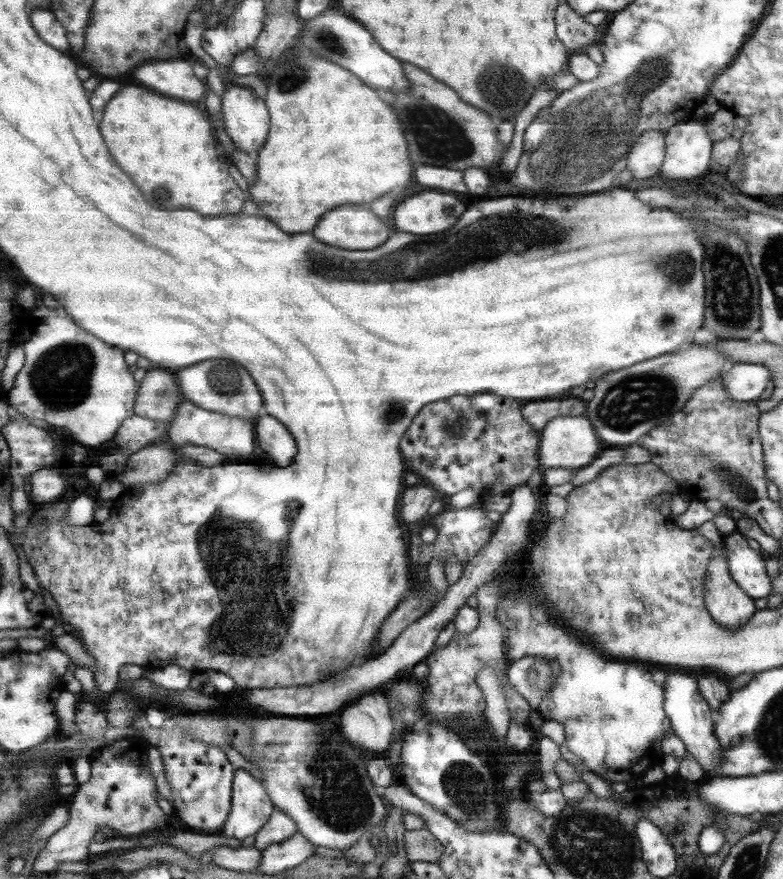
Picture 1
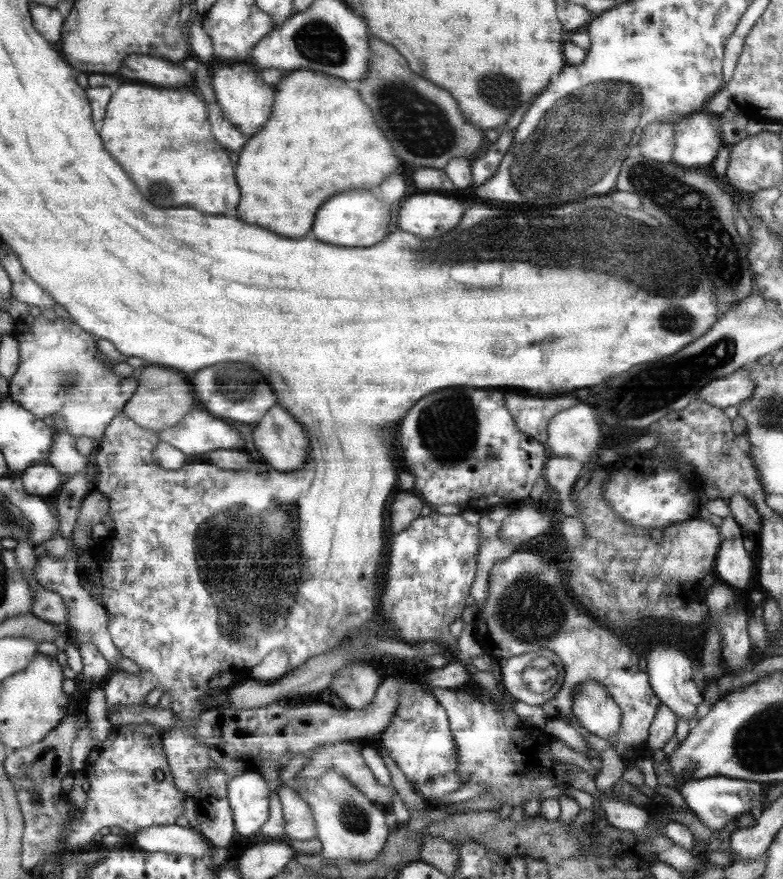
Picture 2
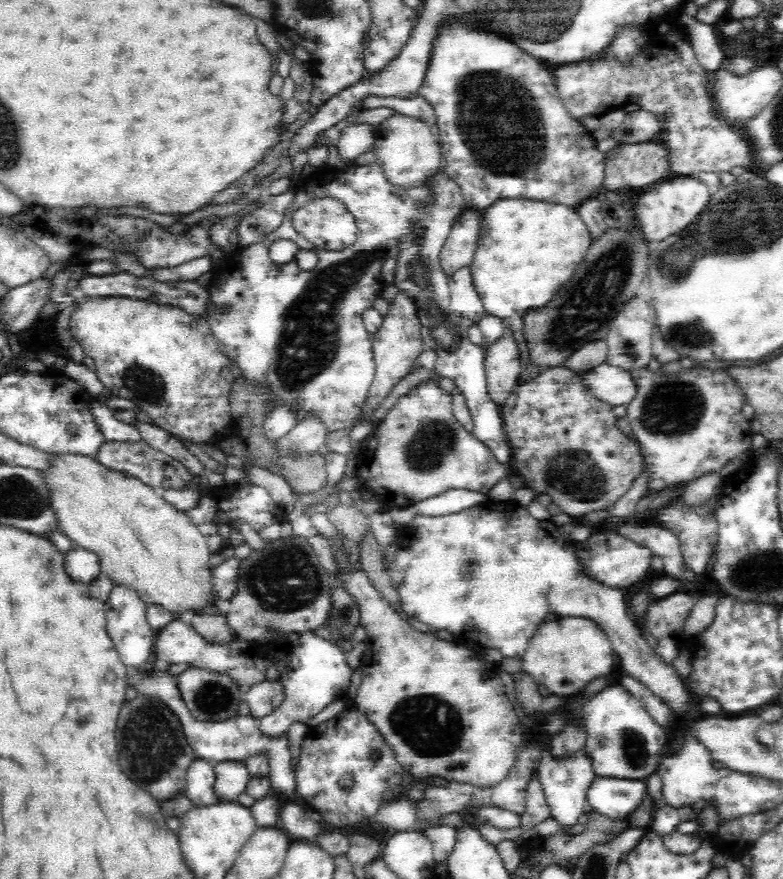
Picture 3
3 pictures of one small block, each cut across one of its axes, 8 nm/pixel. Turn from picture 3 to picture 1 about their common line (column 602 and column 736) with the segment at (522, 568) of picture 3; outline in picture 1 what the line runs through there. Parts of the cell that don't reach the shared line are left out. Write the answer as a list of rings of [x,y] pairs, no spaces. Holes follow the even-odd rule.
[[[714,548],[714,557],[710,560],[705,603],[709,606],[710,616],[726,630],[746,627],[748,620],[753,619],[752,614],[756,614],[754,600],[733,579],[729,558],[724,556],[722,548]]]

